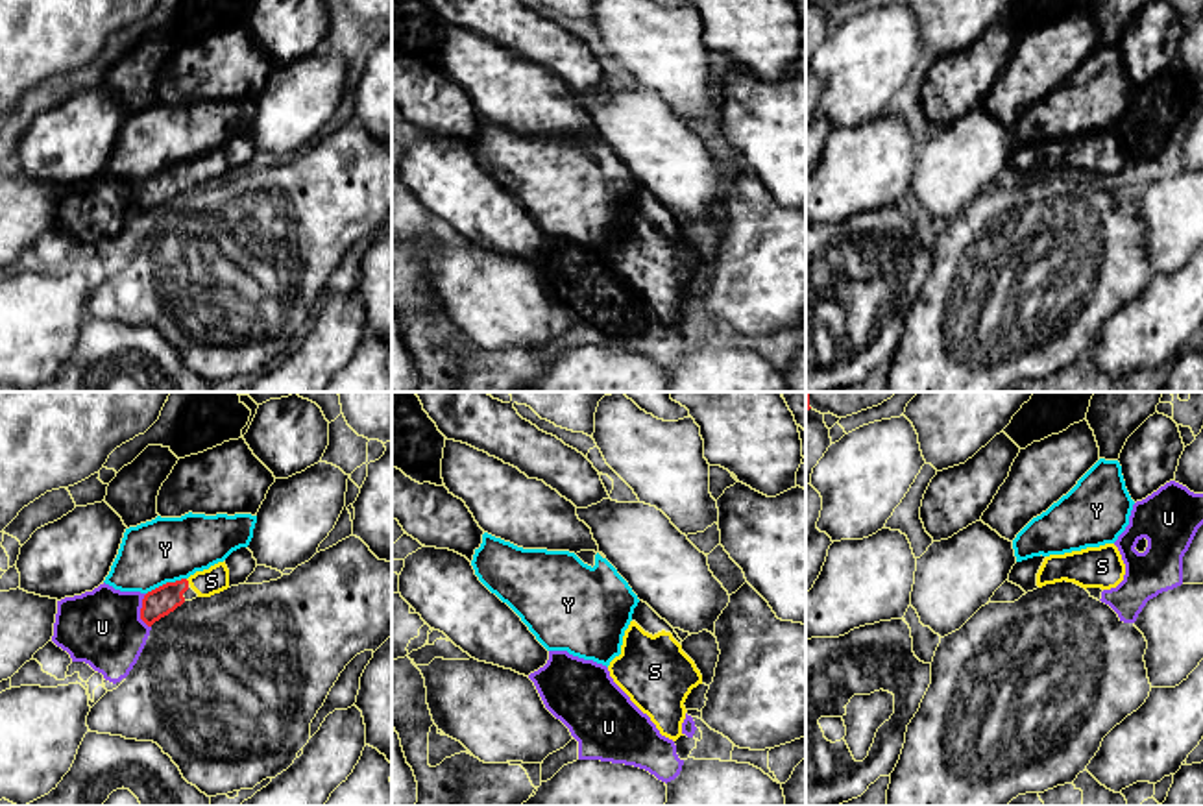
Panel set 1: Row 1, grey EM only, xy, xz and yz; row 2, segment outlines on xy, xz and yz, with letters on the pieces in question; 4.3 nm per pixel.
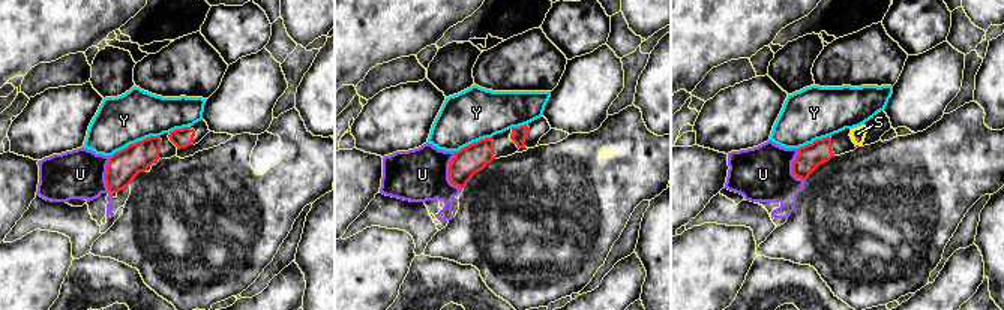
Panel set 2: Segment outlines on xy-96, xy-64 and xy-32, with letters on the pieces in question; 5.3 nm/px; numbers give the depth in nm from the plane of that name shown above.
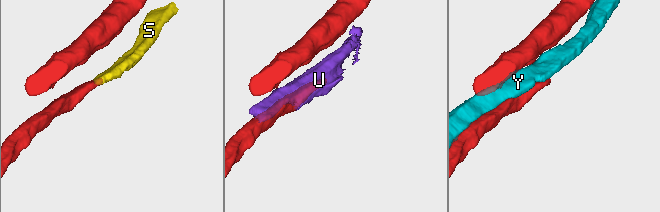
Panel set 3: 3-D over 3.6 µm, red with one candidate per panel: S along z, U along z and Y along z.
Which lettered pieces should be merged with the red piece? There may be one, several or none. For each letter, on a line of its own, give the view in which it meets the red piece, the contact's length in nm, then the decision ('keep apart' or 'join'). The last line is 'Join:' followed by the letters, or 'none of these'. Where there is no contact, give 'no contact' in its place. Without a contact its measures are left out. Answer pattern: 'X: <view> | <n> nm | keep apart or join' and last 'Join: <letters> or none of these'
S: xy | 30 nm | join
U: xy | 150 nm | keep apart
Y: xy | 190 nm | keep apart
Join: S

